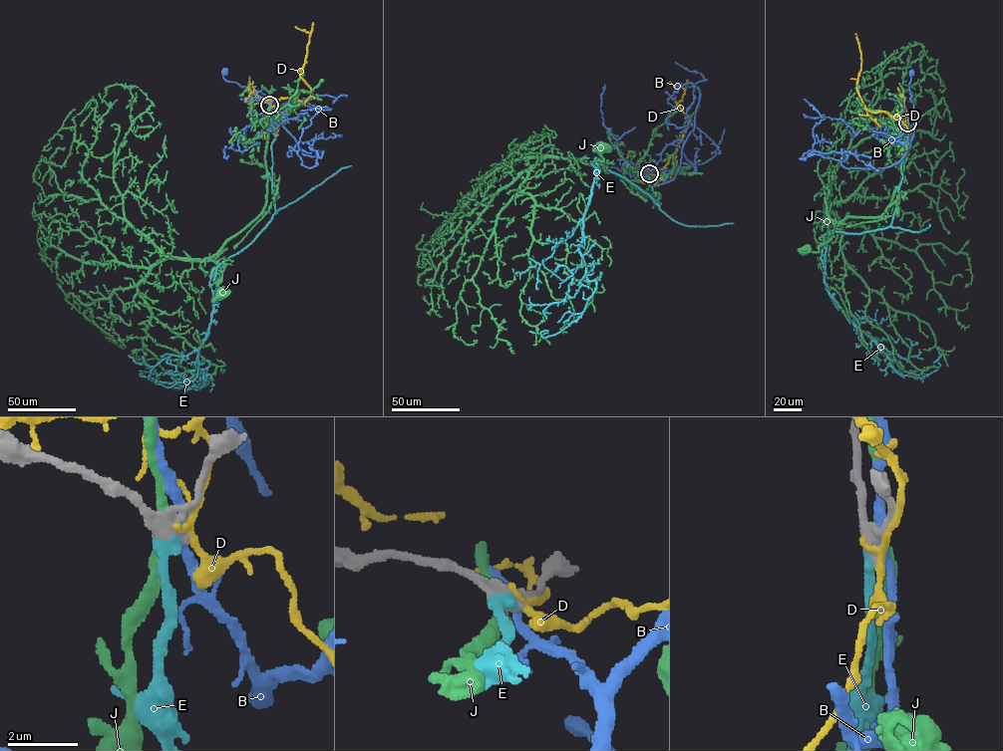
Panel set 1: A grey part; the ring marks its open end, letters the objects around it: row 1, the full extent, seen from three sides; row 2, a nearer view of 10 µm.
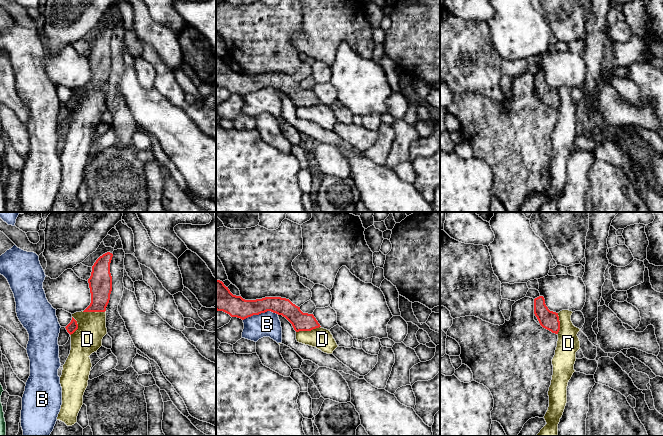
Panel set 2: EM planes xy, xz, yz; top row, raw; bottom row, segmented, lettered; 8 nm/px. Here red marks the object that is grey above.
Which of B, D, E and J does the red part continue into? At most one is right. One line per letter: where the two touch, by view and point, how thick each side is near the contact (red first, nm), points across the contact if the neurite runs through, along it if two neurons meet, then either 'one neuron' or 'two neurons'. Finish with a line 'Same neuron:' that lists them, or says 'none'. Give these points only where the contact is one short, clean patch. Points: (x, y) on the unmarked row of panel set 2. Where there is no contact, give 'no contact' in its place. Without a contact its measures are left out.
B: meets red in xz at (260, 89); 170 nm thick on the red side, 200 nm on the other; two neurons
D: meets red in xz at (308, 106); 150 nm thick on the red side, 170 nm on the other; two neurons
E: no contact; one neuron
J: no contact; two neurons
Same neuron: E

